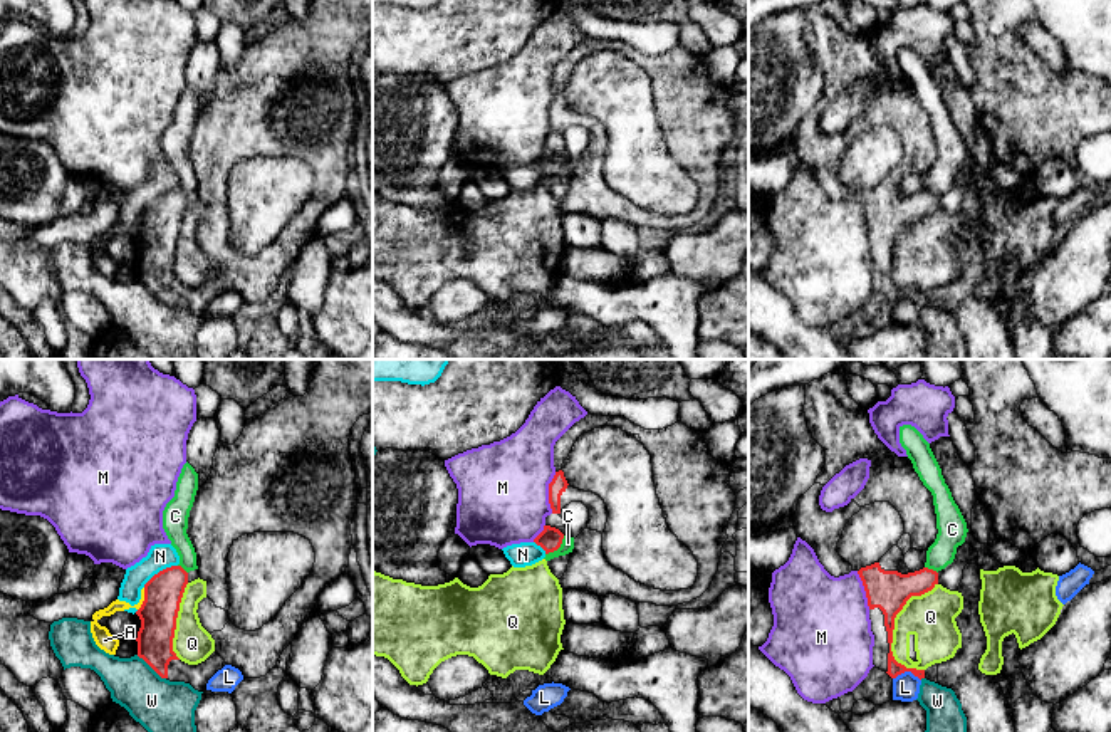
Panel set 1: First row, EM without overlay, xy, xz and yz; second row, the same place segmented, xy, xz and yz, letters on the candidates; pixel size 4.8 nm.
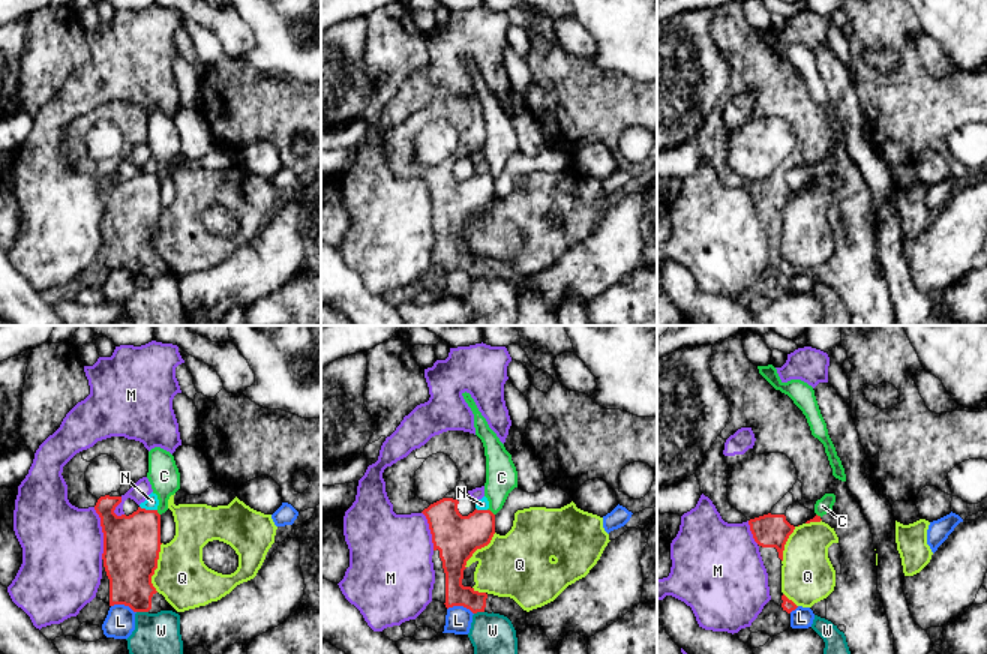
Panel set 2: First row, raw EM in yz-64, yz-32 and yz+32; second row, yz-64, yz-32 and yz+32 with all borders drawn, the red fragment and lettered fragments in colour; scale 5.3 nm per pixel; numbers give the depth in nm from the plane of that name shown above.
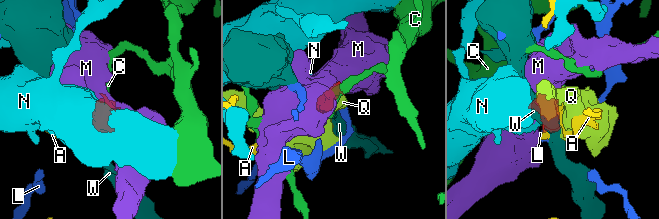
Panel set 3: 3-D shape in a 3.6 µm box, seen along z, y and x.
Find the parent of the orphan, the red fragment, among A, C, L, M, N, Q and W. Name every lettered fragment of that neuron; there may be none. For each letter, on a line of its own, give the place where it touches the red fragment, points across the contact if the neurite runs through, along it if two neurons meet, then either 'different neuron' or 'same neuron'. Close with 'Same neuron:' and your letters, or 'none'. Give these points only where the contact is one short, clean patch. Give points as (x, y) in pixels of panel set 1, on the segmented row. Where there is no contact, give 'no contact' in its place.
A: xy (145, 600) | different neuron
C: xz (558, 548) | along xz (564, 536), (563, 543), (546, 554) | different neuron
L: yz (907, 670) | along yz (893, 677), (912, 672), (920, 680) | different neuron
M: xz (549, 492) | different neuron
N: xy (160, 571) | along xy (177, 564), (160, 569), (143, 586) | different neuron
Q: yz (893, 622) | different neuron
W: xy (151, 667) | along xy (136, 655), (165, 679) | different neuron
Same neuron: none

